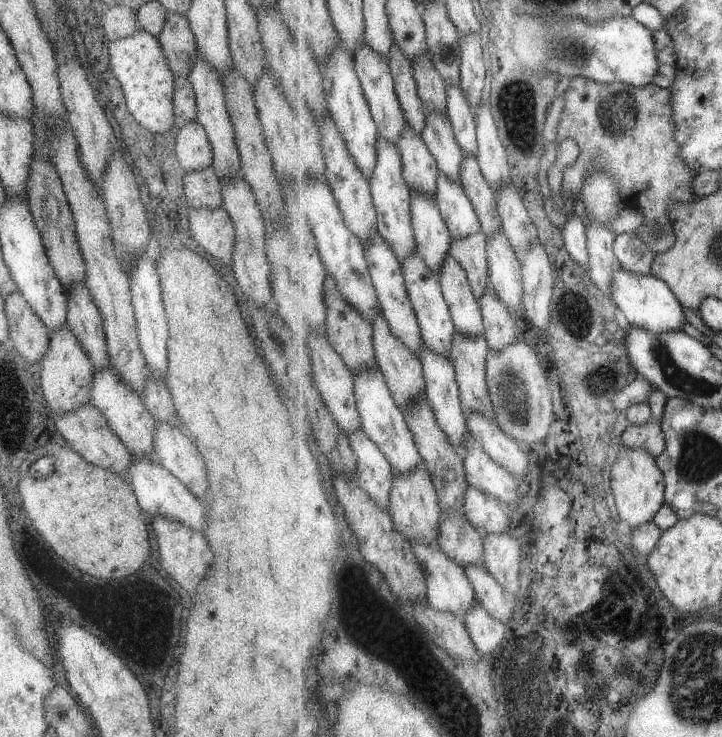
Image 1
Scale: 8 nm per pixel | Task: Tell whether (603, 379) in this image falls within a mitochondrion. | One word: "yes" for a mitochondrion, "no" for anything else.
yes

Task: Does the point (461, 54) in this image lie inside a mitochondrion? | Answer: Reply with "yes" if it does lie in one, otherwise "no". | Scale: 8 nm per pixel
no

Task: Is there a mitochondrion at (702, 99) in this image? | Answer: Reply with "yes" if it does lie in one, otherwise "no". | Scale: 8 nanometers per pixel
no

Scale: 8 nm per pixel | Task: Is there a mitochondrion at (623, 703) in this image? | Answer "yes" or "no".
no

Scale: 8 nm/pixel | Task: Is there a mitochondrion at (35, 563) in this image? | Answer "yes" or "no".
no

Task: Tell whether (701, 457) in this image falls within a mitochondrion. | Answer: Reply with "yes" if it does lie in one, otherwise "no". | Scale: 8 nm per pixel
yes

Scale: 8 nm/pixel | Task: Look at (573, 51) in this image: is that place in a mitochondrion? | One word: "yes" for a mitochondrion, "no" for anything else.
yes

